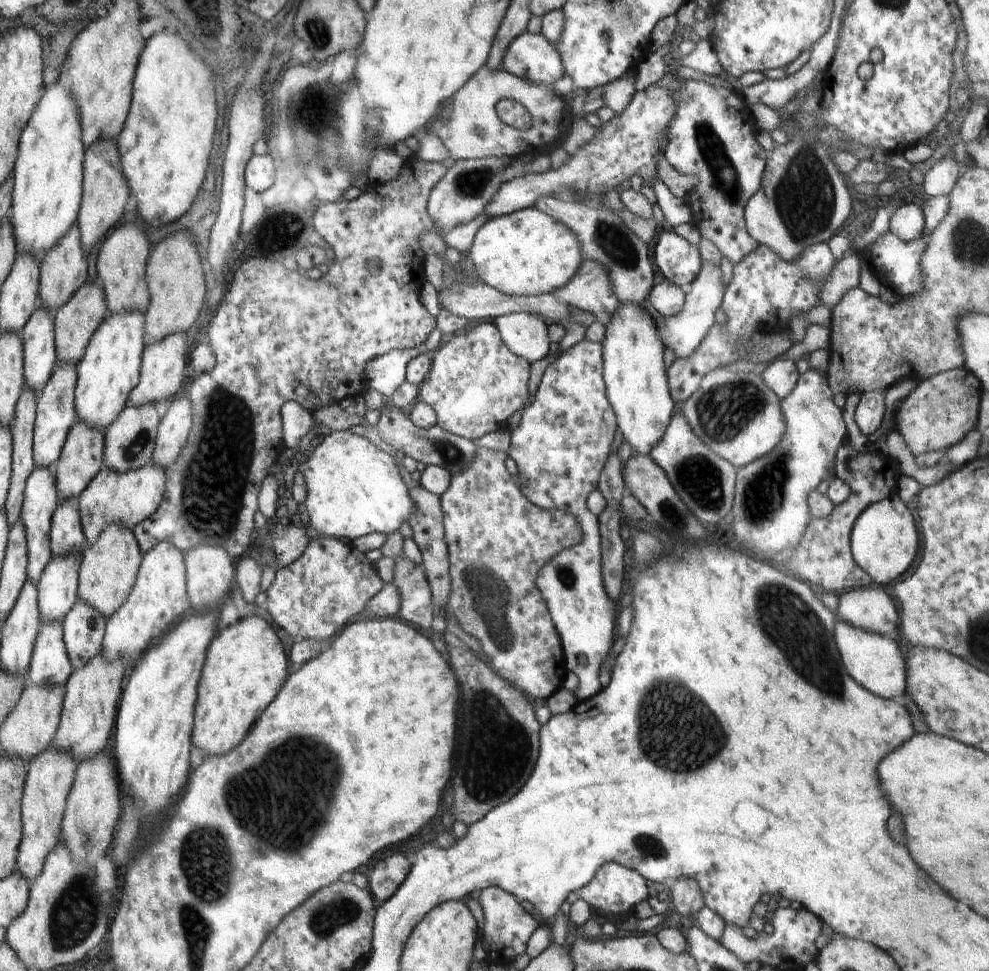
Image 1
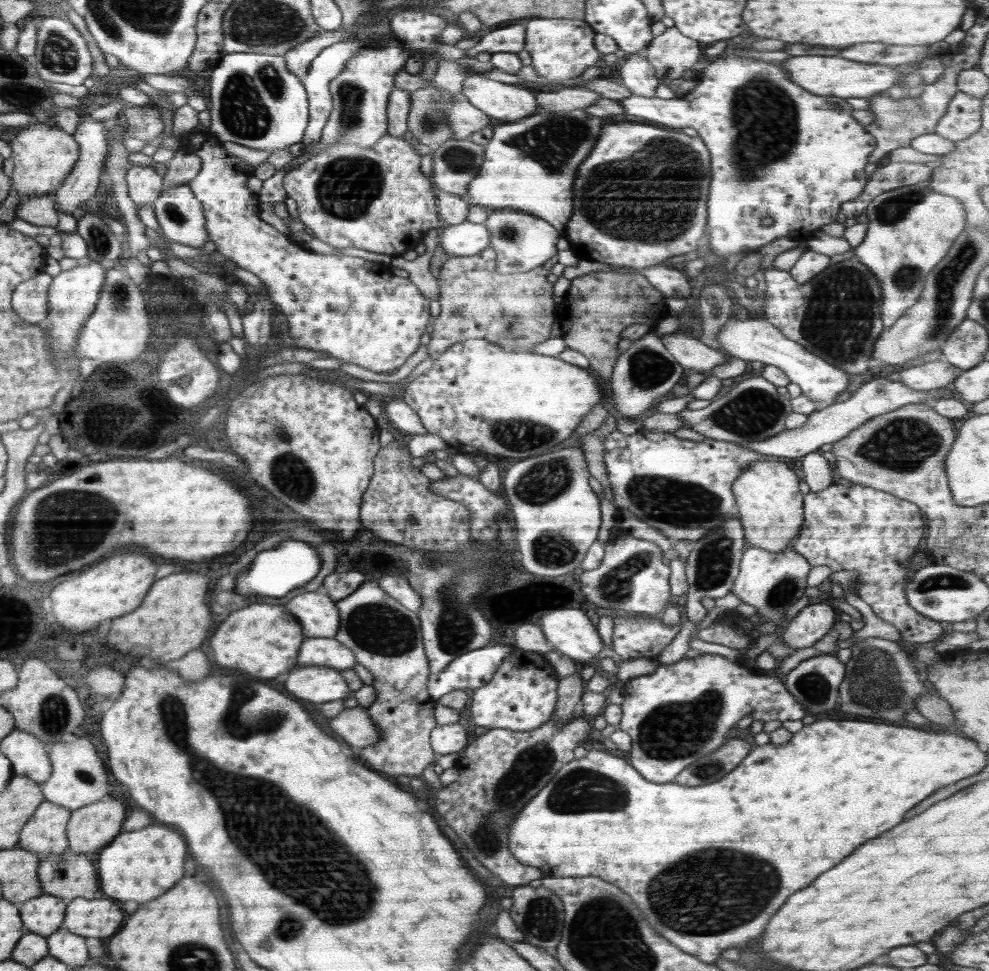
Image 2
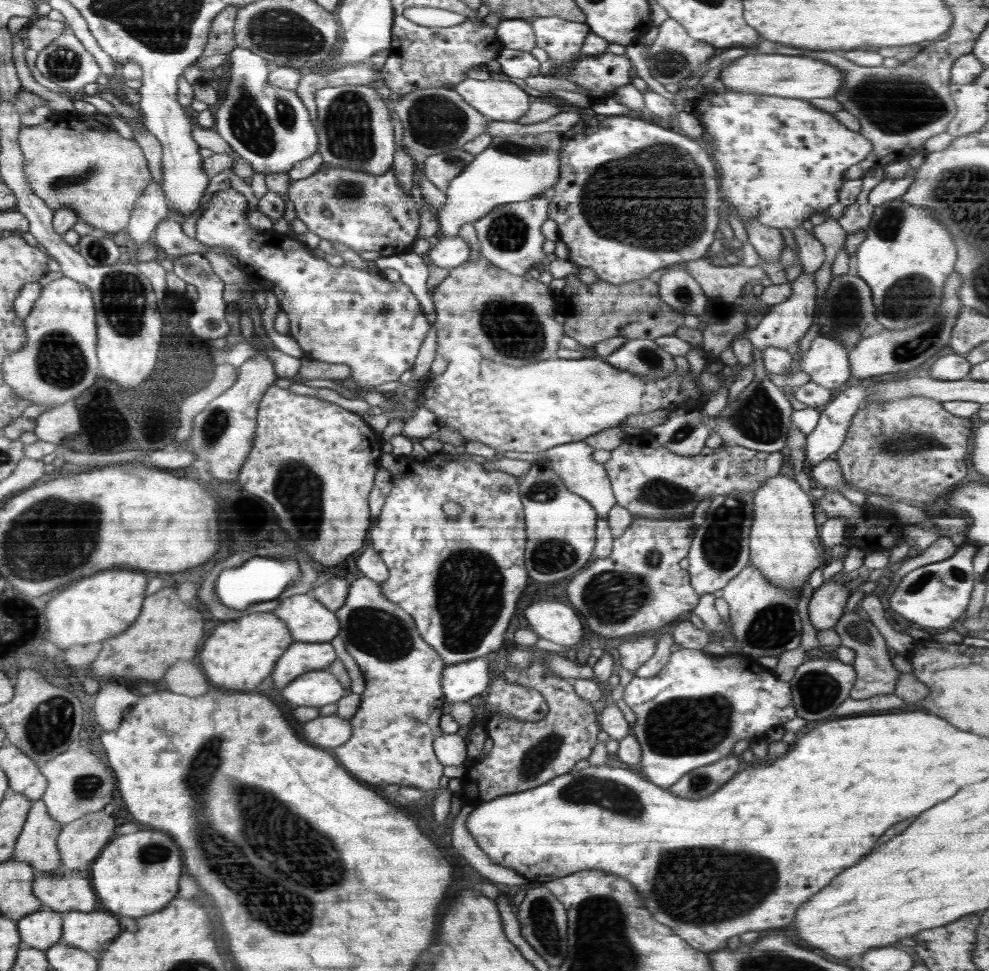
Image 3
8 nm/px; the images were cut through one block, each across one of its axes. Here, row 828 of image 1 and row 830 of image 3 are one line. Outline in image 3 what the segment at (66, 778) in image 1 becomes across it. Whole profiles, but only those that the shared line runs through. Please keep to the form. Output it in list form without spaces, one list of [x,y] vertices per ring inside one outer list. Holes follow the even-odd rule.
[[[37,800],[31,806],[23,832],[16,841],[14,859],[30,863],[35,867],[36,873],[58,869],[58,866],[62,865],[61,854],[58,854],[58,838],[62,830],[63,823],[51,817],[45,802]]]

